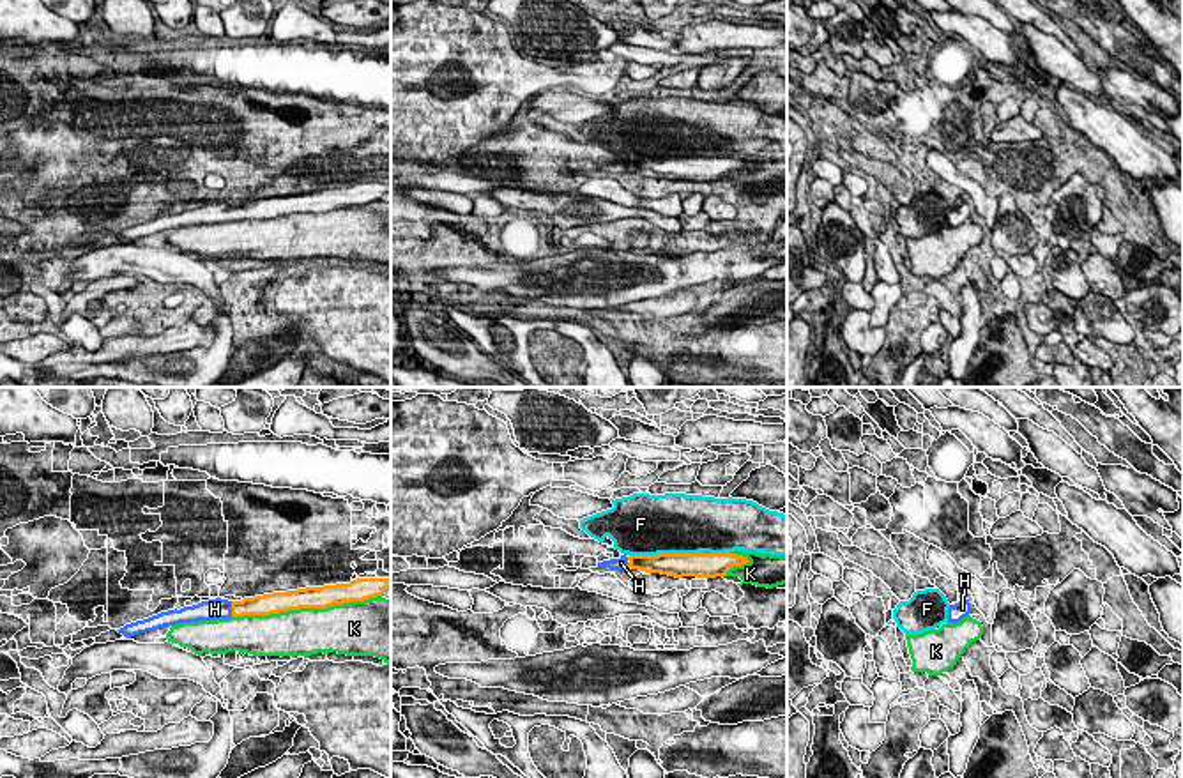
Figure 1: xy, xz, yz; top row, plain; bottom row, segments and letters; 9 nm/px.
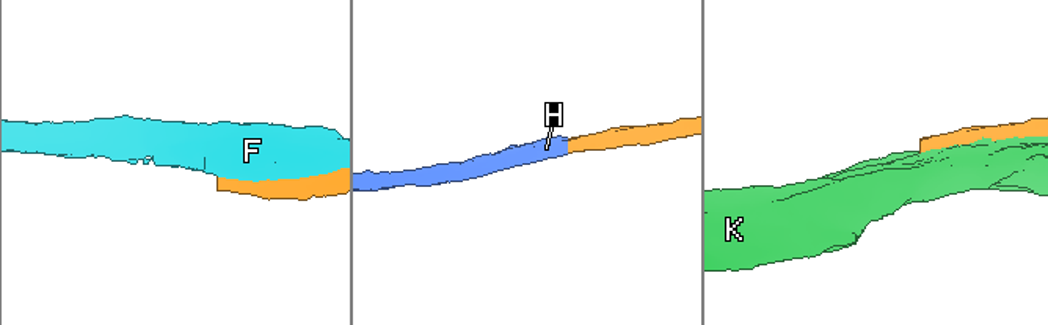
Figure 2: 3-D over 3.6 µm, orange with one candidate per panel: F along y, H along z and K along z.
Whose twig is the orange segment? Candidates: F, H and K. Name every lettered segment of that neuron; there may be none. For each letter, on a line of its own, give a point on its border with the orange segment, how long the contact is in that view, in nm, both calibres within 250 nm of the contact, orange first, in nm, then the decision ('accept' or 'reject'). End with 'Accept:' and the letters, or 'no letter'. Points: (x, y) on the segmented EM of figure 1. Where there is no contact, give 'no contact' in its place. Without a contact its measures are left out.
F: xz (665, 554) | 650 nm | 220/480 nm | reject
H: xy (232, 609) | 140 nm | 190/190 nm | accept
K: xy (306, 607) | 1400 nm | 190/440 nm | reject
Accept: H

